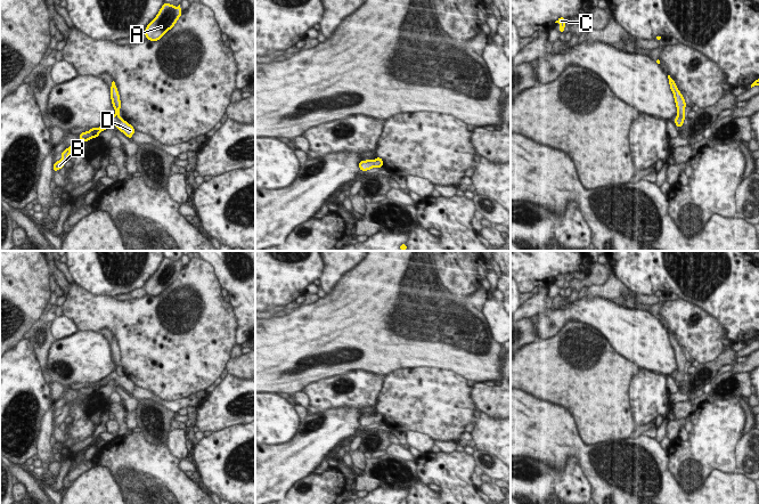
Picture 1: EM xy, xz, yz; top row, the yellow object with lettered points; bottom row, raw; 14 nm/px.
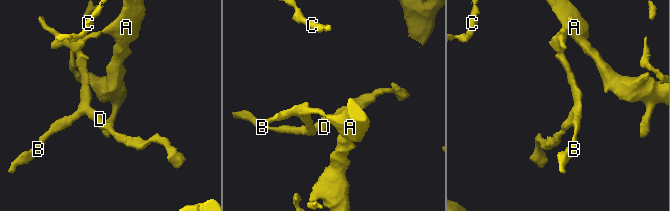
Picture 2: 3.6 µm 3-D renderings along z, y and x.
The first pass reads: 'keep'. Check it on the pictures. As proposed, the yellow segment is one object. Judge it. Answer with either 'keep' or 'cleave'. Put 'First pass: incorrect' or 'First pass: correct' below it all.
keep
First pass: correct

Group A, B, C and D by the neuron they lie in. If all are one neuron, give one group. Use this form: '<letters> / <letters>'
A B C D

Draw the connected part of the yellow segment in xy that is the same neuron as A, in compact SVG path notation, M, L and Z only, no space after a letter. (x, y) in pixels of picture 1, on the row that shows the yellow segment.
M164 2L156 17L146 26L145 35L149 41L158 41L170 31L181 16L181 7Z

